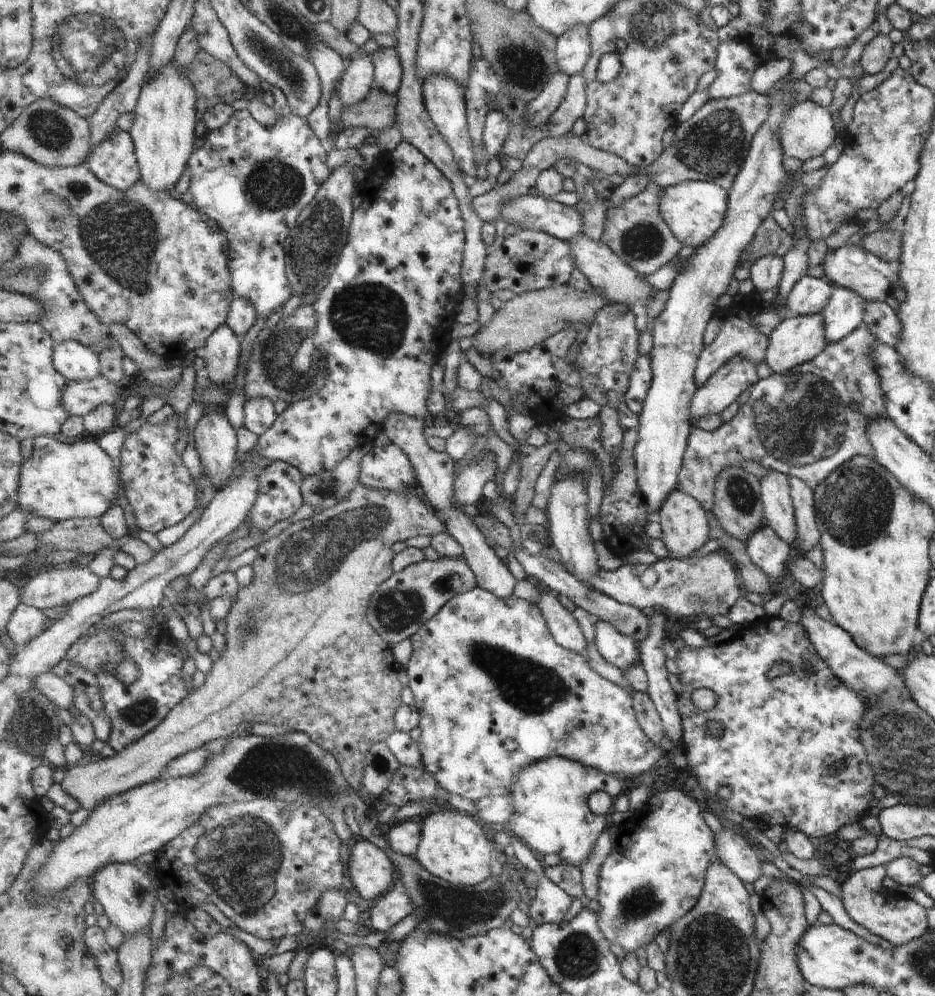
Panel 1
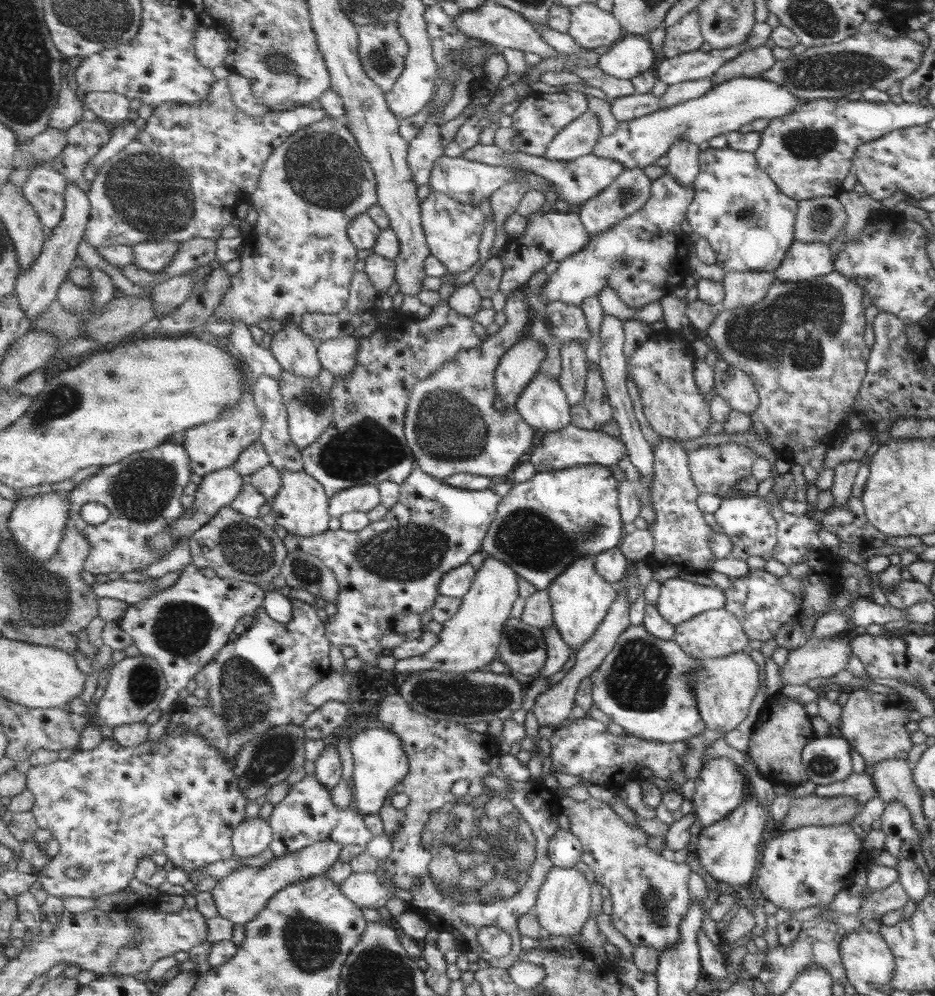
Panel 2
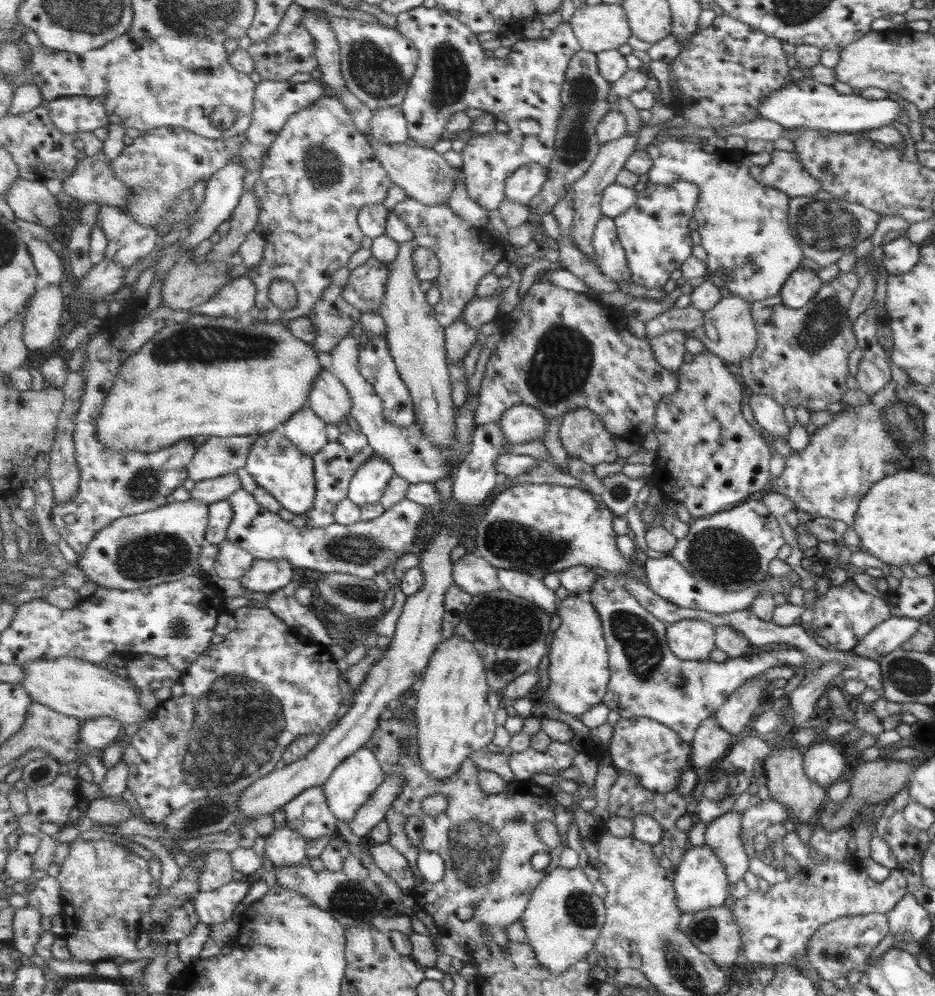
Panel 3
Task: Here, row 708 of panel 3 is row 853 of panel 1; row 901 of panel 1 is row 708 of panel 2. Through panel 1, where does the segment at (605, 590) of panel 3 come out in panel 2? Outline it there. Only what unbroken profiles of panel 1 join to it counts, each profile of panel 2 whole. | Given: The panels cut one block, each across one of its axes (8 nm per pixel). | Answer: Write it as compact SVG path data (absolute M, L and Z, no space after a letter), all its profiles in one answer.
M644 623L631 625L591 674L593 700L627 734L661 742L688 741L705 732L697 712L695 681L691 681L697 670L703 670L703 665L677 641L653 635Z

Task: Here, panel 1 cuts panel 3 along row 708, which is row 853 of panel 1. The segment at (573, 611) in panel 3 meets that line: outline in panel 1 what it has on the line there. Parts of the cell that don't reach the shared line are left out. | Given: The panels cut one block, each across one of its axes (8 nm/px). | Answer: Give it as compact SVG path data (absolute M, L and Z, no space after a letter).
M551 757L545 760L532 762L516 776L510 788L508 797L515 805L514 813L507 822L507 828L513 835L524 840L537 854L559 854L562 862L569 863L580 868L580 864L593 852L593 847L600 834L610 826L609 815L597 815L589 808L589 796L593 792L602 790L613 800L616 800L631 788L631 784L618 774L607 774L597 767L585 766L585 763L577 762L575 759L565 757Z

